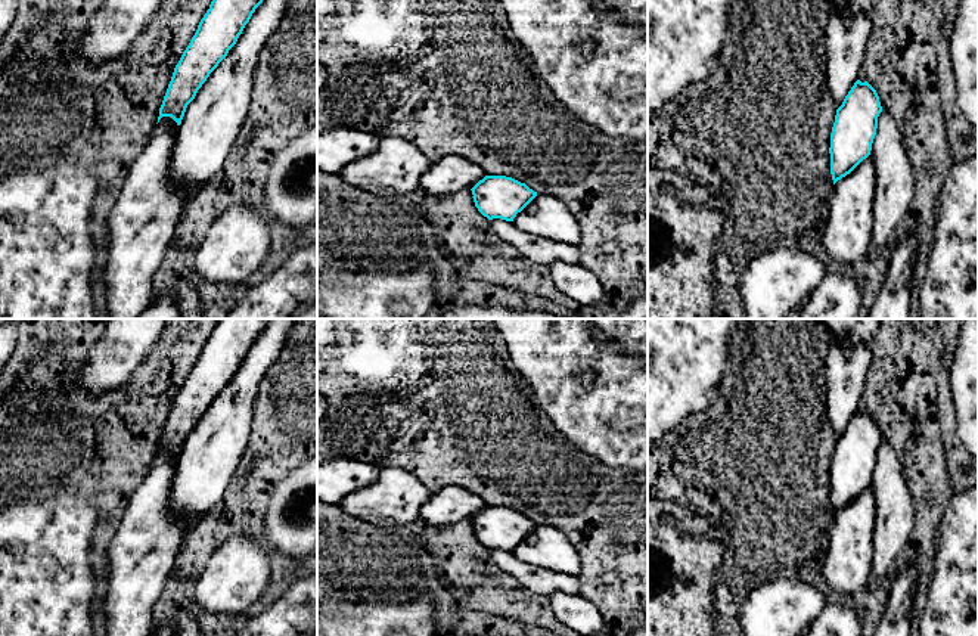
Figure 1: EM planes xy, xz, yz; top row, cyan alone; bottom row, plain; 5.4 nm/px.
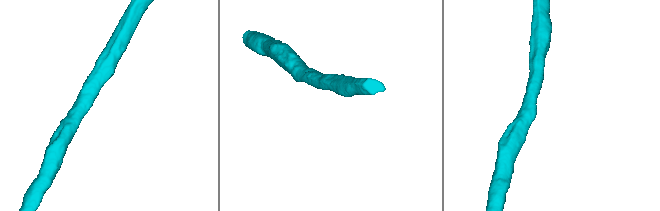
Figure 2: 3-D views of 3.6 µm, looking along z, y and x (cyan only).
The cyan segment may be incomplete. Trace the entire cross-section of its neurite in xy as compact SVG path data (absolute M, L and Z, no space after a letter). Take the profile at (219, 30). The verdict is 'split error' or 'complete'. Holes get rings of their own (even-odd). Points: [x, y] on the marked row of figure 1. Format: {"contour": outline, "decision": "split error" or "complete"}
{"contour": "M212 0L195 35L174 68L159 108L158 122L171 117L181 124L187 105L209 74L236 44L245 25L263 0Z", "decision": "complete"}

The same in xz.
{"contour": "M485 176L471 190L475 207L488 220L513 221L537 196L525 183L506 176Z", "decision": "complete"}

